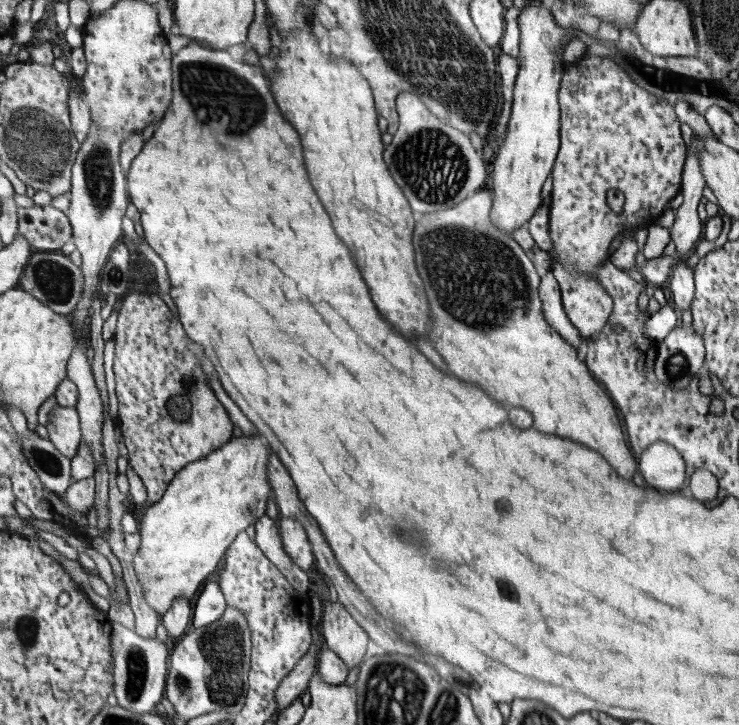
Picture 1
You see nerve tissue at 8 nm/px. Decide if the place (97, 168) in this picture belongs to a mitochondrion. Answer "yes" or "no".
yes

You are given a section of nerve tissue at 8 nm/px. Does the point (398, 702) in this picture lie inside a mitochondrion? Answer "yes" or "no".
yes

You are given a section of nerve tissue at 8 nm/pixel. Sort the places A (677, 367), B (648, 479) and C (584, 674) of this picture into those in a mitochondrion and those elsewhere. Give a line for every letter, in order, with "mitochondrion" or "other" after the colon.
A: mitochondrion
B: other
C: other

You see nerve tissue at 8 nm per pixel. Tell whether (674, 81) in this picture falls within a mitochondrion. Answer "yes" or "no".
yes

